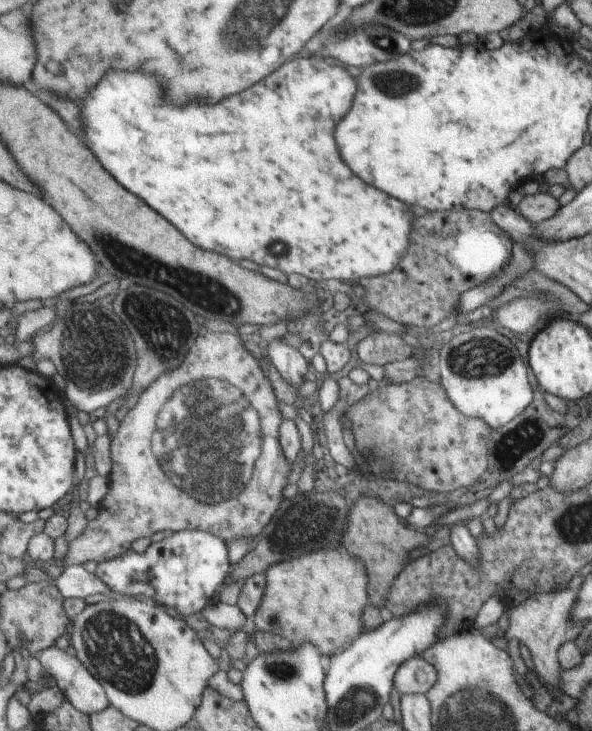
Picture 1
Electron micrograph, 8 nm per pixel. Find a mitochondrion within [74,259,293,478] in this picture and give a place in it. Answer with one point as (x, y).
(151, 315)

